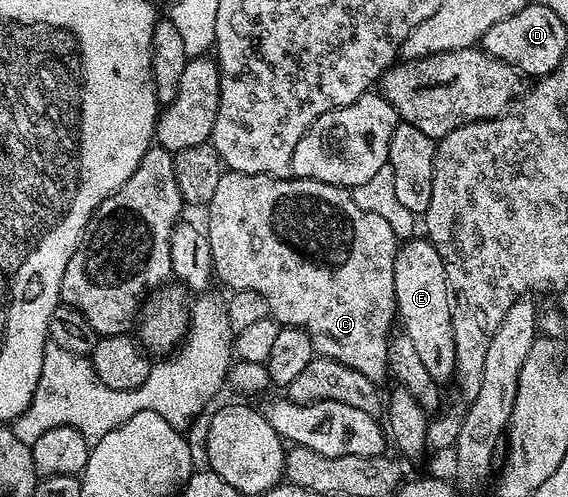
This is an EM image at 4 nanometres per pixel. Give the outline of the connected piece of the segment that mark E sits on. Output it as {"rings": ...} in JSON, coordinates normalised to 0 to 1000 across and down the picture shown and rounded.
{"rings":[[[720,479],[701,497],[699,517],[695,519],[695,604],[699,608],[699,644],[704,658],[717,672],[717,680],[724,680],[724,690],[731,694],[731,704],[738,710],[738,722],[745,728],[745,736],[752,736],[752,753],[759,753],[764,765],[782,769],[782,765],[796,767],[805,744],[805,722],[801,720],[801,672],[798,670],[798,608],[787,567],[787,543],[780,535],[780,519],[773,519],[773,503],[766,503],[766,495],[752,479]]]}

